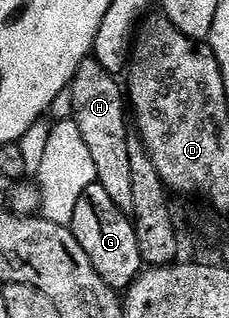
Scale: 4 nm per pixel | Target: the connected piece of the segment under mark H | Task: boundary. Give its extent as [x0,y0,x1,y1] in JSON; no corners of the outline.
[67,55,135,215]

